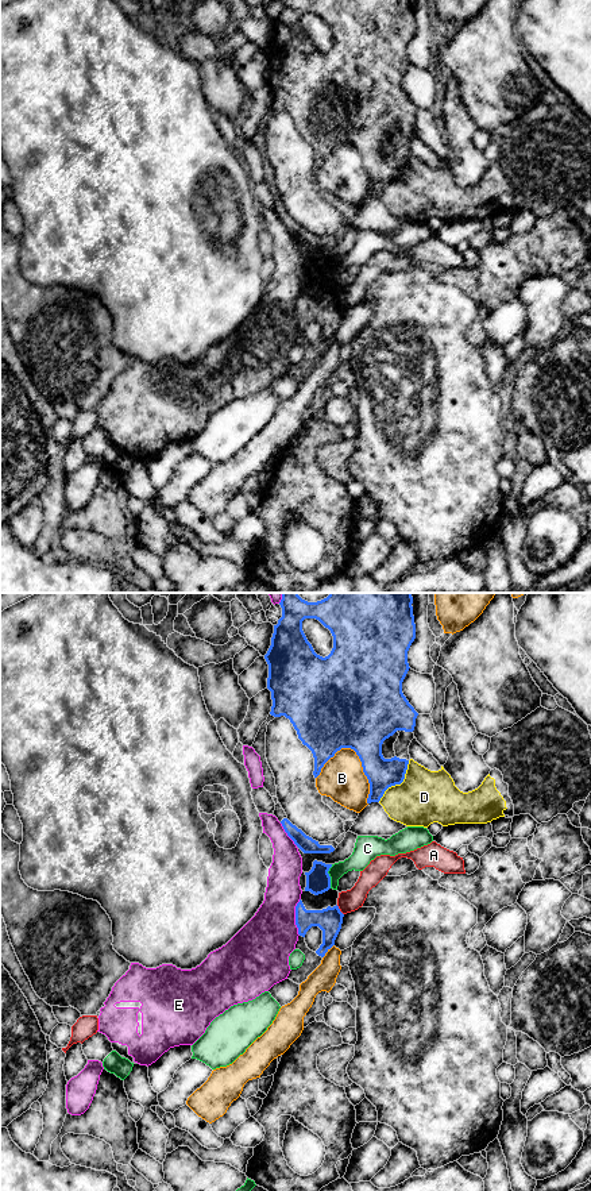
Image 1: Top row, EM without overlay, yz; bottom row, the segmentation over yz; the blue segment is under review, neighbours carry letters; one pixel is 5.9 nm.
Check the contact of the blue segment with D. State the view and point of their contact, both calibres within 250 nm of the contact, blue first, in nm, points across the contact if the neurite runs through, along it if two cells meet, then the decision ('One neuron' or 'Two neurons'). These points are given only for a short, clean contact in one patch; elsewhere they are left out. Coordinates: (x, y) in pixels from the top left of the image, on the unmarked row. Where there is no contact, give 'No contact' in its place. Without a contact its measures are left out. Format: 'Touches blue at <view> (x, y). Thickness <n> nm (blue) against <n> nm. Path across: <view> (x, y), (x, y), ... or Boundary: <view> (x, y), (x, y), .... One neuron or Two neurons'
Touches blue at yz (398, 178). Thickness 180 nm (blue) against 320 nm. Boundary: yz (409, 155), (405, 173), (400, 178), (391, 180), (378, 196). Two neurons

